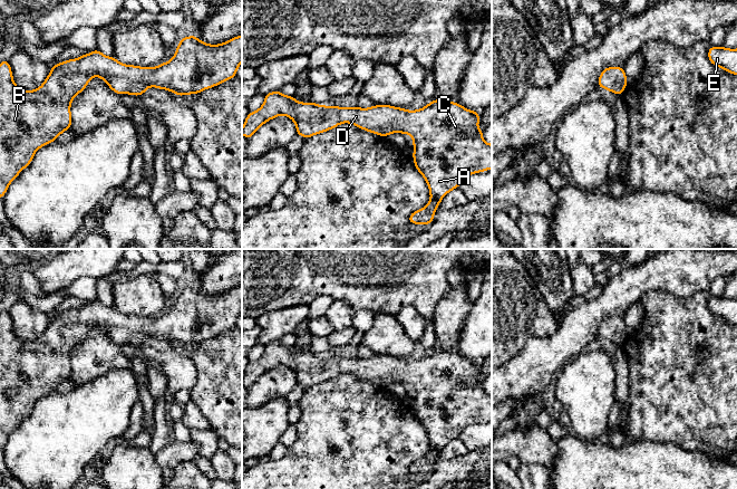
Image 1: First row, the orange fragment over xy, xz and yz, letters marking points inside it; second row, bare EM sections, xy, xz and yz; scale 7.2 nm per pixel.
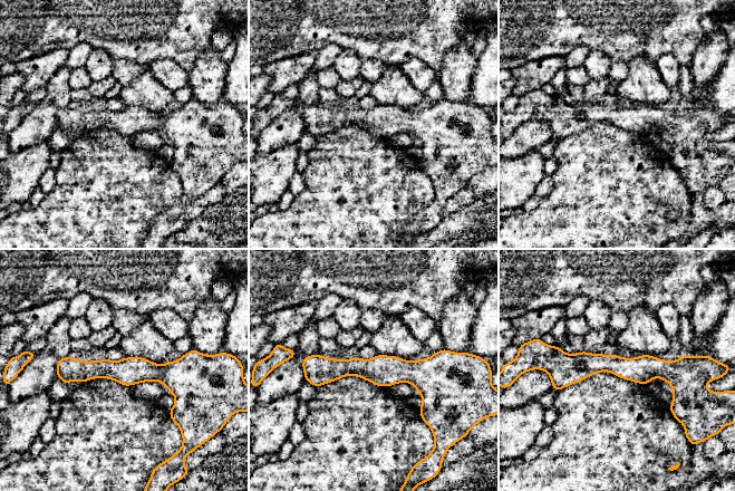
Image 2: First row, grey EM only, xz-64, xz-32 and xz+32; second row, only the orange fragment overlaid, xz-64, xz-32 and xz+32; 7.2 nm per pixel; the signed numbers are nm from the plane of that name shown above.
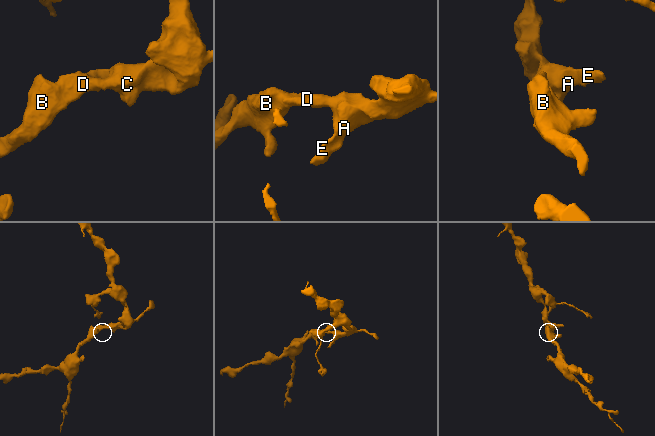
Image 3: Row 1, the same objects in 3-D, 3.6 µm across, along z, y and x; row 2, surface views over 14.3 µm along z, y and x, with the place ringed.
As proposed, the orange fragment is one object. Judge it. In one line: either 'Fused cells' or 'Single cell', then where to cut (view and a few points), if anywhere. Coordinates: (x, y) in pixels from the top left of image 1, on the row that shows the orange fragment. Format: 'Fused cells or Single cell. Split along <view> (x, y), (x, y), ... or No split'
Single cell. No split

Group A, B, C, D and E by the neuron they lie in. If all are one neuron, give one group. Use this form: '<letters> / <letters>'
A B C D E

